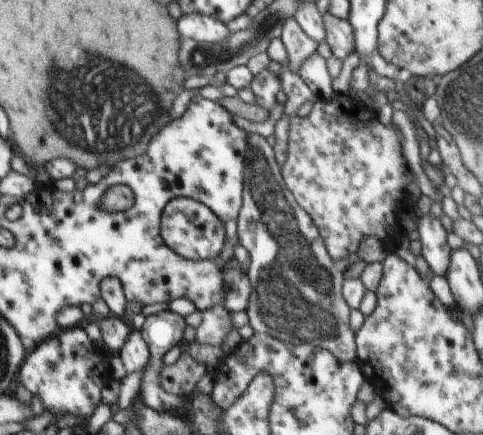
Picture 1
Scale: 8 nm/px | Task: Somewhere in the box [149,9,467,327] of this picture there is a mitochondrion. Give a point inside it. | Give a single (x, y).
(200, 58)

